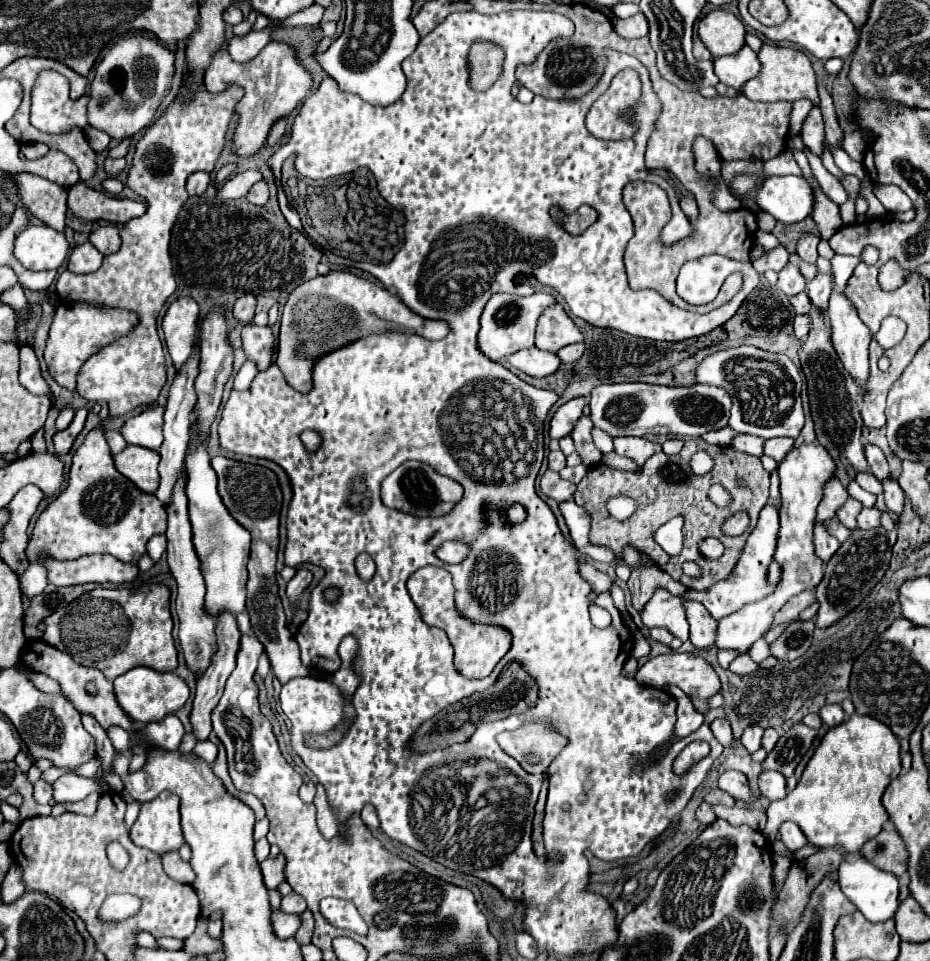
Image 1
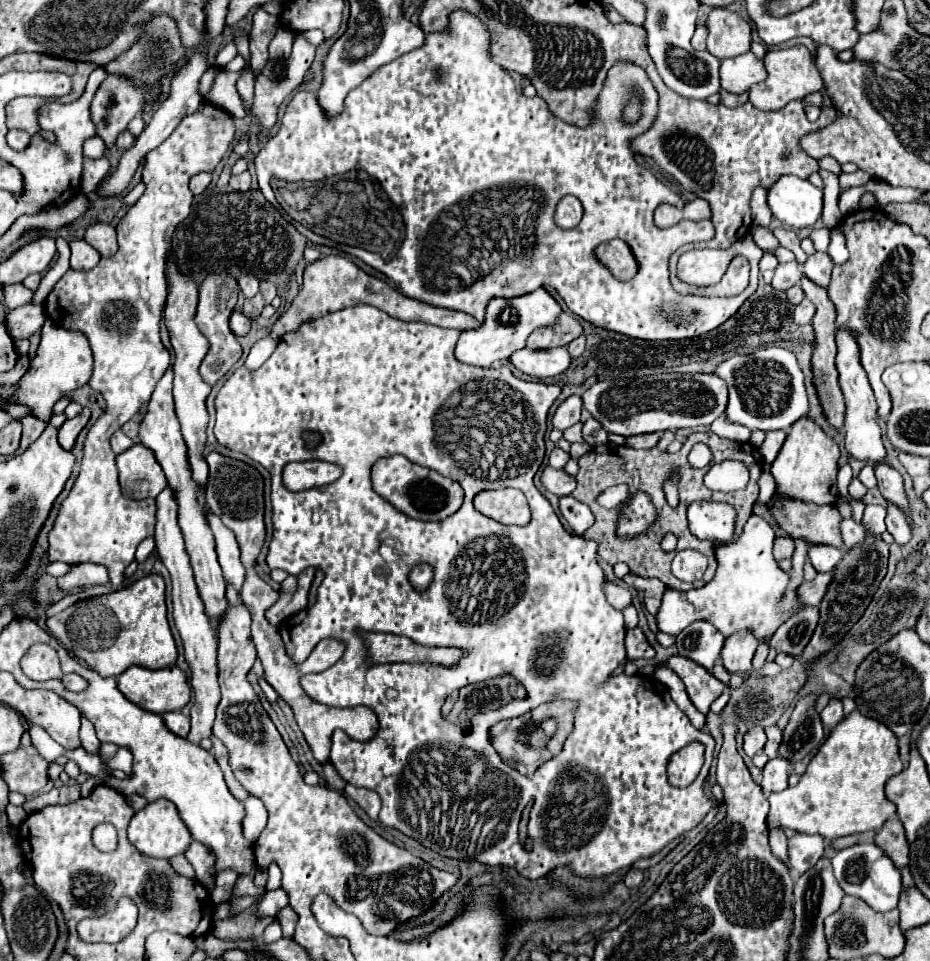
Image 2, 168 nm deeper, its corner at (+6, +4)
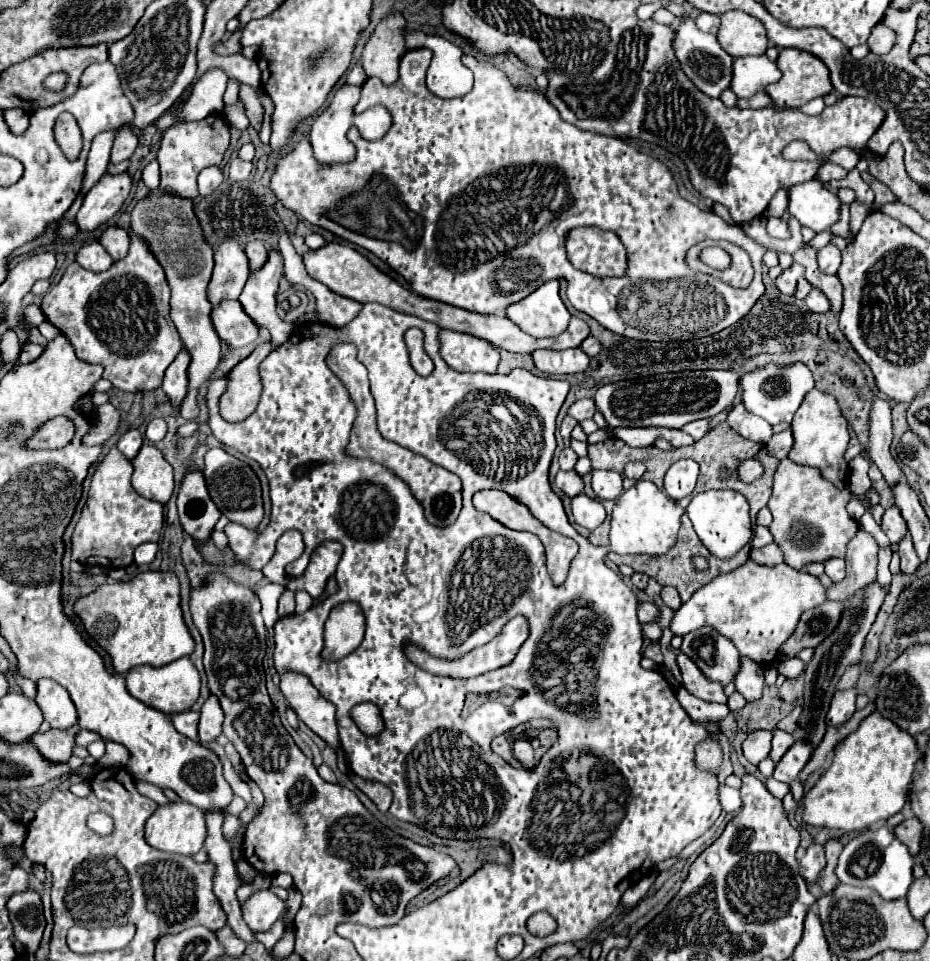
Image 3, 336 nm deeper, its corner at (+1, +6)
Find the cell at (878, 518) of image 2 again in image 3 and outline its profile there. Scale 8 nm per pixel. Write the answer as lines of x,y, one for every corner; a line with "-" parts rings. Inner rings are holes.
890,506
890,508
884,512
882,530
884,530
884,534
890,538
892,544
898,544
898,542
908,534
906,520
902,518
902,514
900,514
900,510
898,510
896,506

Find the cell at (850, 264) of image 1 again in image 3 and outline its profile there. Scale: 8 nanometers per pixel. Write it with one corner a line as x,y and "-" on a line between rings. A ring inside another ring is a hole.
858,200
850,204
850,230
856,234
864,222
864,218
870,214
870,208

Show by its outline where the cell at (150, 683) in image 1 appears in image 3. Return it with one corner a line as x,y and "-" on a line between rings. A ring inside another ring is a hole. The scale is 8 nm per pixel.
188,656
174,660
172,664
164,668
148,668
148,666
136,666
126,674
126,688
128,692
144,702
146,706
160,710
164,714
178,714
184,710
190,710
190,706
198,700
200,696
200,672
196,666
190,662

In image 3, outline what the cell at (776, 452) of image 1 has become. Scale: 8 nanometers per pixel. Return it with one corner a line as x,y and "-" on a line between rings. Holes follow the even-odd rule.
784,430
784,432
780,432
780,434
774,434
766,446
768,446
768,452
770,452
774,458
780,458
780,460
782,460
782,458
786,458
788,452
792,450
792,444
794,444
792,432
790,432
790,430

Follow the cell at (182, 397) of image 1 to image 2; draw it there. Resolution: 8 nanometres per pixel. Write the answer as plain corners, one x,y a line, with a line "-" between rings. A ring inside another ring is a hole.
165,486
163,492
155,498
157,502
157,524
155,524
155,542
157,552
167,566
171,580
173,580
173,620
181,634
183,648
185,648
185,660
191,668
191,688
195,692
195,704
191,706
191,732
189,740
193,744
199,744
203,738
211,736
211,726
215,720
215,708
219,704
219,684
217,684
217,638
209,626
209,618
203,610
203,602
199,598
193,570
189,564
189,556
185,552
185,544
181,538
181,530
177,524
177,502
175,492

